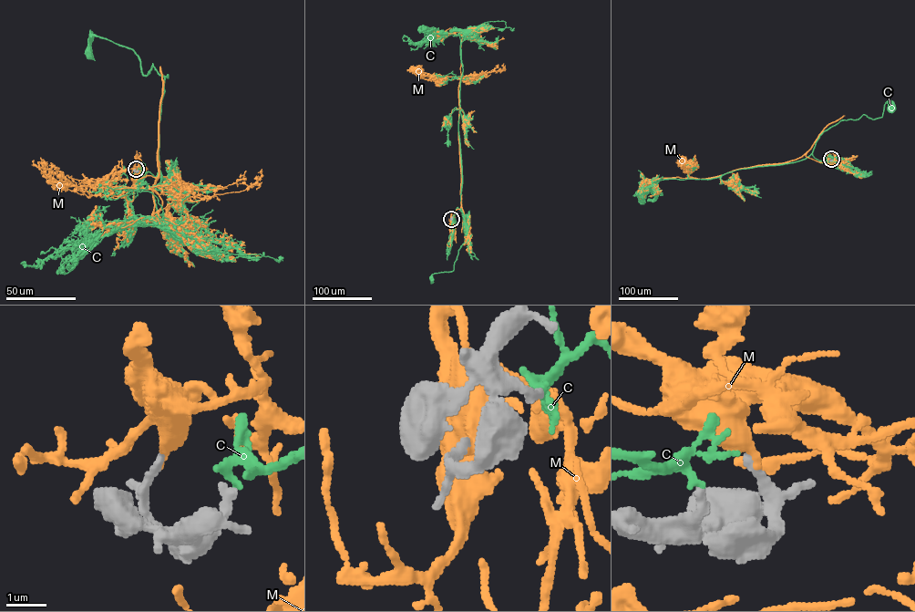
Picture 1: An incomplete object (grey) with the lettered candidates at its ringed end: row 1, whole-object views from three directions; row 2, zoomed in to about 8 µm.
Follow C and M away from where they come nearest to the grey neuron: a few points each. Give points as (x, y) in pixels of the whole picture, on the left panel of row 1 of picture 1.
C: (138, 170), (140, 185), (159, 171), (167, 75), (152, 64), (144, 75), (132, 49), (98, 36), (87, 53)
M: (136, 169), (140, 178), (156, 177), (158, 155), (152, 214), (159, 211), (162, 221), (86, 224), (91, 213)

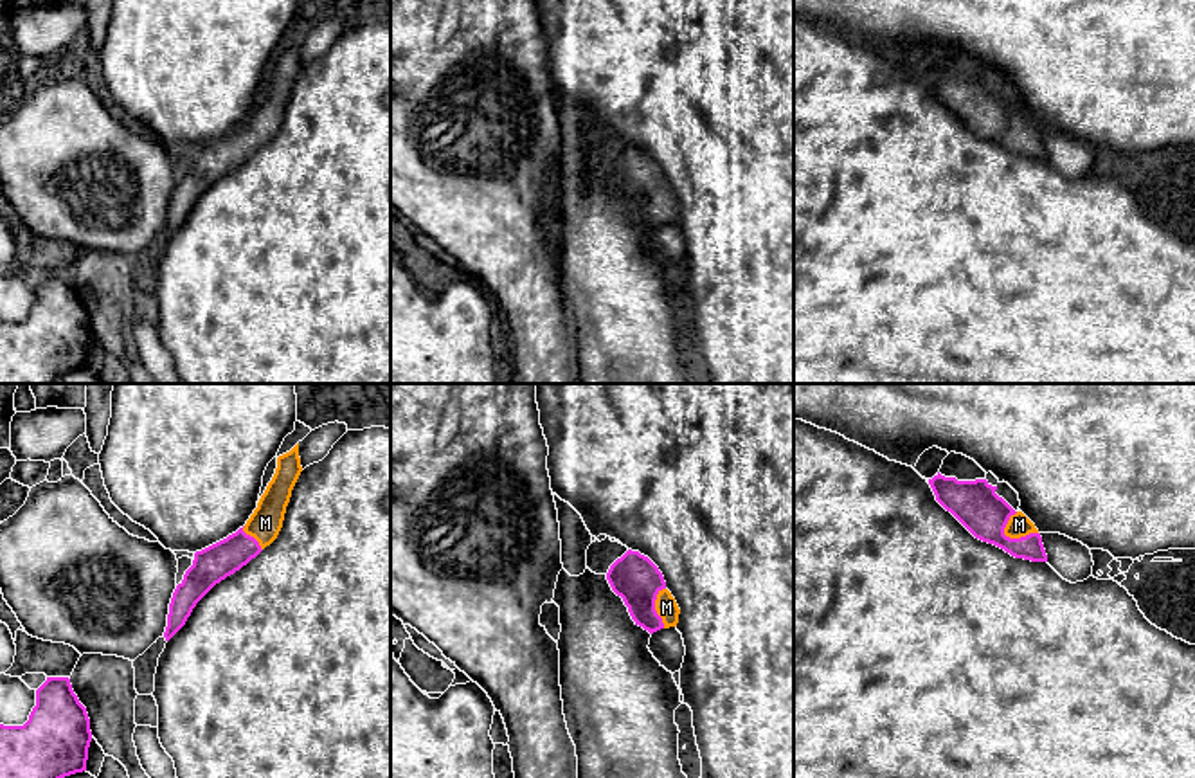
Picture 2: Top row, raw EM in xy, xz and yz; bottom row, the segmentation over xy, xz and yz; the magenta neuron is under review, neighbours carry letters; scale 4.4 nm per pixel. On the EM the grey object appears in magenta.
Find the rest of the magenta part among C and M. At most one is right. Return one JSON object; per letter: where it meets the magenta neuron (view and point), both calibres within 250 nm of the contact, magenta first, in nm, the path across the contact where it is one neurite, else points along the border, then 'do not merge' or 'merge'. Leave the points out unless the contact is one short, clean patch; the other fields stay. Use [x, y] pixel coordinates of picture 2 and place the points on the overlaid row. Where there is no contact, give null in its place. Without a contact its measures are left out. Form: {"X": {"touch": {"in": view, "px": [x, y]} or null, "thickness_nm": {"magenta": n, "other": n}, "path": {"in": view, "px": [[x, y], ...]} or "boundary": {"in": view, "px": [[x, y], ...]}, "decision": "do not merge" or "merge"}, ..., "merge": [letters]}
{"C": {"touch": null, "decision": "do not merge"}, "M": {"touch": {"in": "yz", "px": [1021, 537]}, "thickness_nm": {"magenta": 200, "other": 100}, "decision": "merge"}, "merge": ["M"]}

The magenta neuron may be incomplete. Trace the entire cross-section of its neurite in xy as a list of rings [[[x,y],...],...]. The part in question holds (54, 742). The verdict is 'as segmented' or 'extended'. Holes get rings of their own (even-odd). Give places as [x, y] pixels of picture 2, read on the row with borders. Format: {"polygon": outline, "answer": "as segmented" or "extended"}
{"polygon": [[[47,677],[23,726],[0,724],[0,778],[65,778],[86,771],[90,719],[68,677]]], "answer": "as segmented"}

